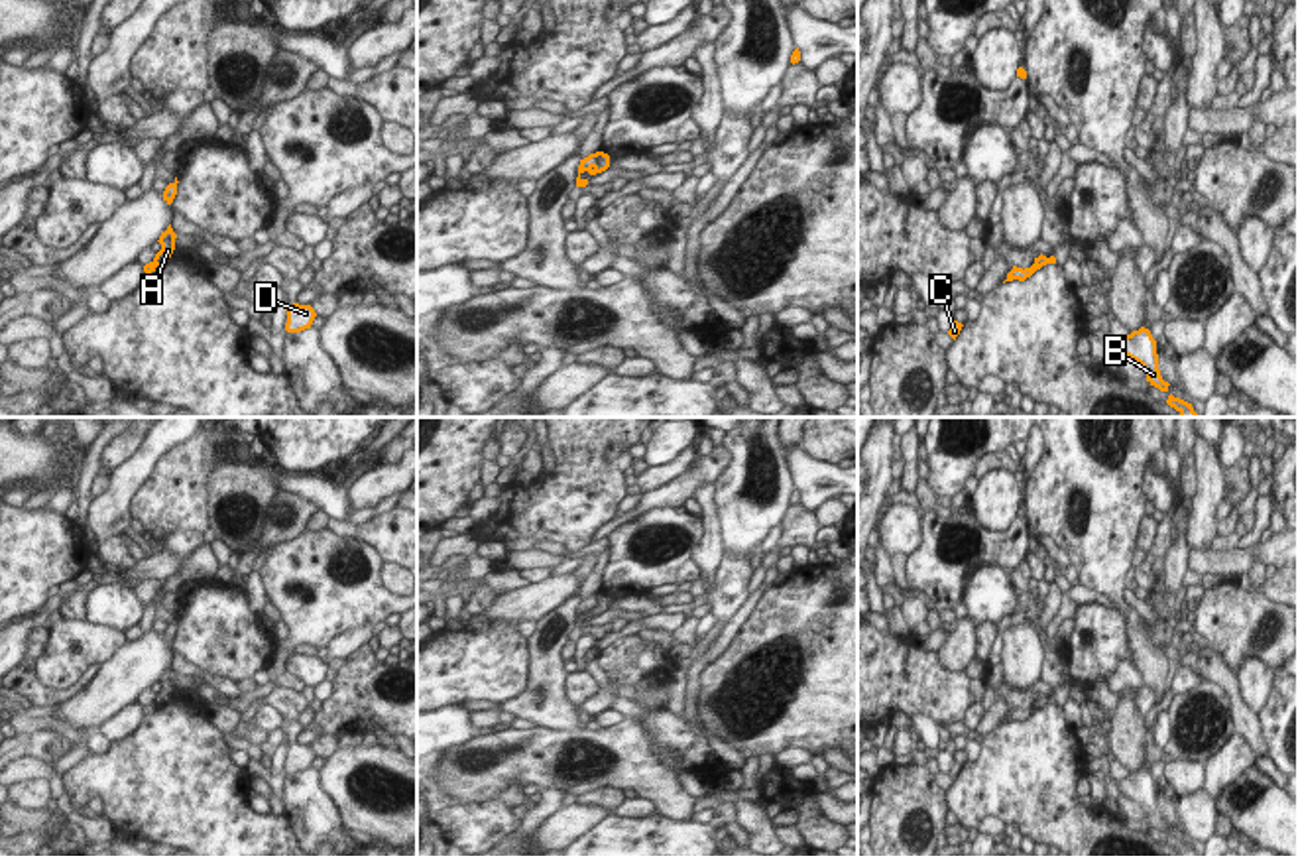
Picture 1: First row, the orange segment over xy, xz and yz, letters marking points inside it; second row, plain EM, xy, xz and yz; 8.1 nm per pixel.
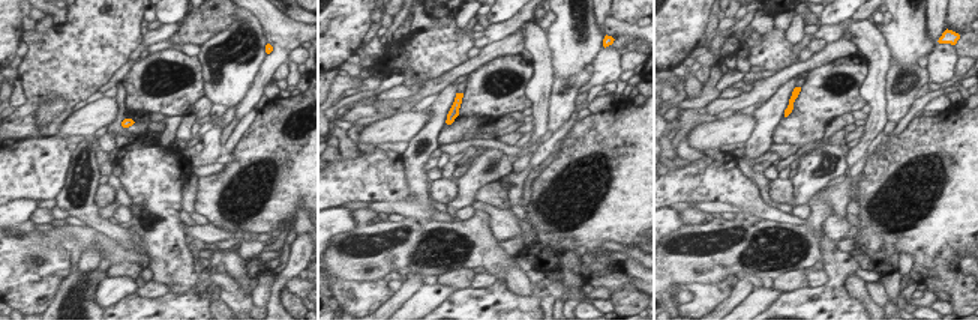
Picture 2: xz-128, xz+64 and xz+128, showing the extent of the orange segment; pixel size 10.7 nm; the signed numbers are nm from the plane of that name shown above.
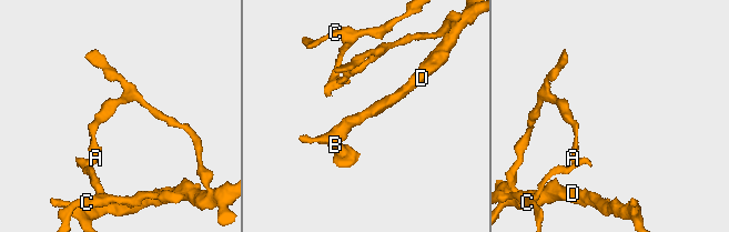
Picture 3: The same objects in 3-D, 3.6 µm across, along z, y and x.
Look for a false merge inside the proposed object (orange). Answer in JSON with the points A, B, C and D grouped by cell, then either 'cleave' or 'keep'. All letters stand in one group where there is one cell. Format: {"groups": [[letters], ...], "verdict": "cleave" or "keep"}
{"groups": [["A", "B", "D"], ["C"]], "verdict": "cleave"}

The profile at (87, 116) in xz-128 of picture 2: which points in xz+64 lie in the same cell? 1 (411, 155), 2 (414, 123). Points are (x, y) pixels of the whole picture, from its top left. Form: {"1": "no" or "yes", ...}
{"1": "no", "2": "yes"}

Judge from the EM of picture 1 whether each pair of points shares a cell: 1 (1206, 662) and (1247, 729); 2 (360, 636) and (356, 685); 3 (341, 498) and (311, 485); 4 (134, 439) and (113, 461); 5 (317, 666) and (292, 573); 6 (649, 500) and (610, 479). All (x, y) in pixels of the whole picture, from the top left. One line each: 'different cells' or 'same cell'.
1: same cell
2: different cells
3: same cell
4: same cell
5: different cells
6: different cells

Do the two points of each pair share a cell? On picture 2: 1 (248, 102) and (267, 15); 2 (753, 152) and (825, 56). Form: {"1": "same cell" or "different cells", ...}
{"1": "same cell", "2": "different cells"}

